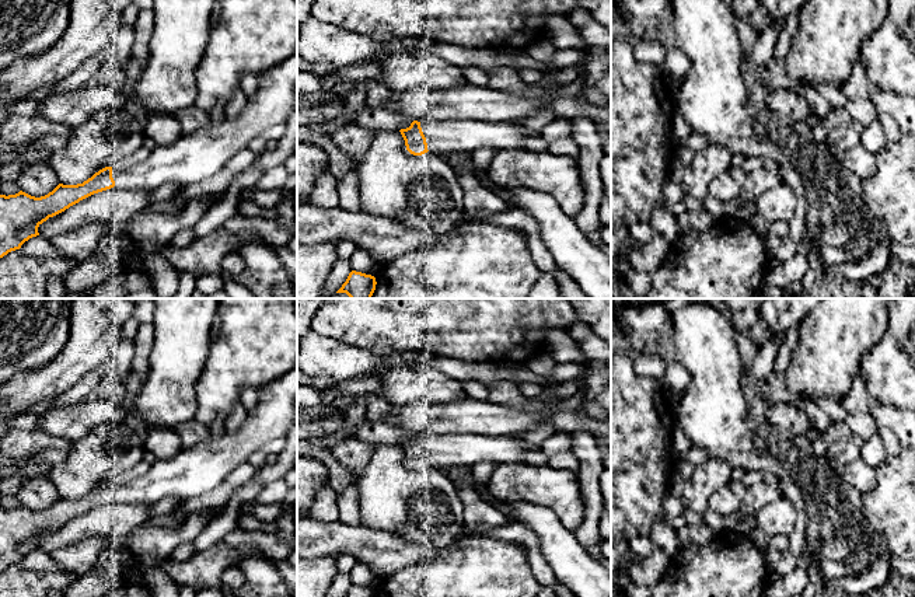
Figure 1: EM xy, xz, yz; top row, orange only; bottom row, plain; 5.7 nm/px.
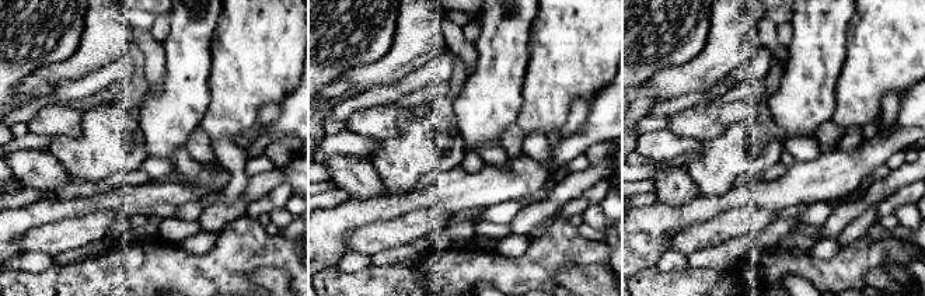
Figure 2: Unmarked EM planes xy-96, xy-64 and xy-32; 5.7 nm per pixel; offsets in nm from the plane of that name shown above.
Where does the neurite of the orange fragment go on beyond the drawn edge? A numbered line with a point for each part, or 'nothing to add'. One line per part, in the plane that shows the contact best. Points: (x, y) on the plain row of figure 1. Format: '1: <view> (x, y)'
1: xz (442, 450)

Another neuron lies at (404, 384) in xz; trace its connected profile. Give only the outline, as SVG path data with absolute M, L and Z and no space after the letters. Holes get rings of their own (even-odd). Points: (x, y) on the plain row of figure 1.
M423 362L381 367L370 376L380 381L380 395L392 405L411 405L423 399L448 404L465 395L461 381Z

